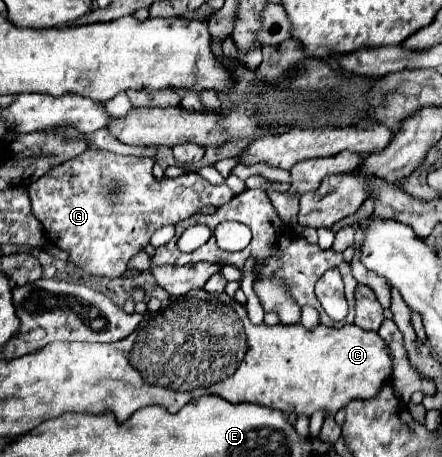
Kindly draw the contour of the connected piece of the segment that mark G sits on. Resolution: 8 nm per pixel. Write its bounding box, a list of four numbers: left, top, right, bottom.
[30,149,234,277]

